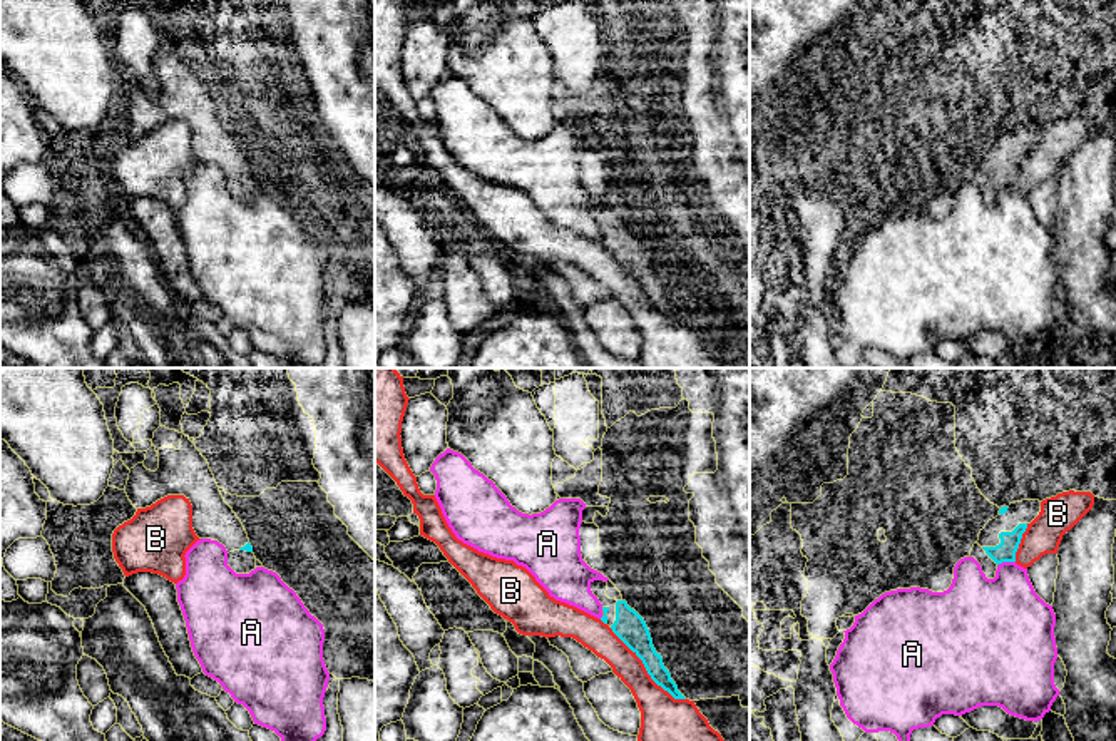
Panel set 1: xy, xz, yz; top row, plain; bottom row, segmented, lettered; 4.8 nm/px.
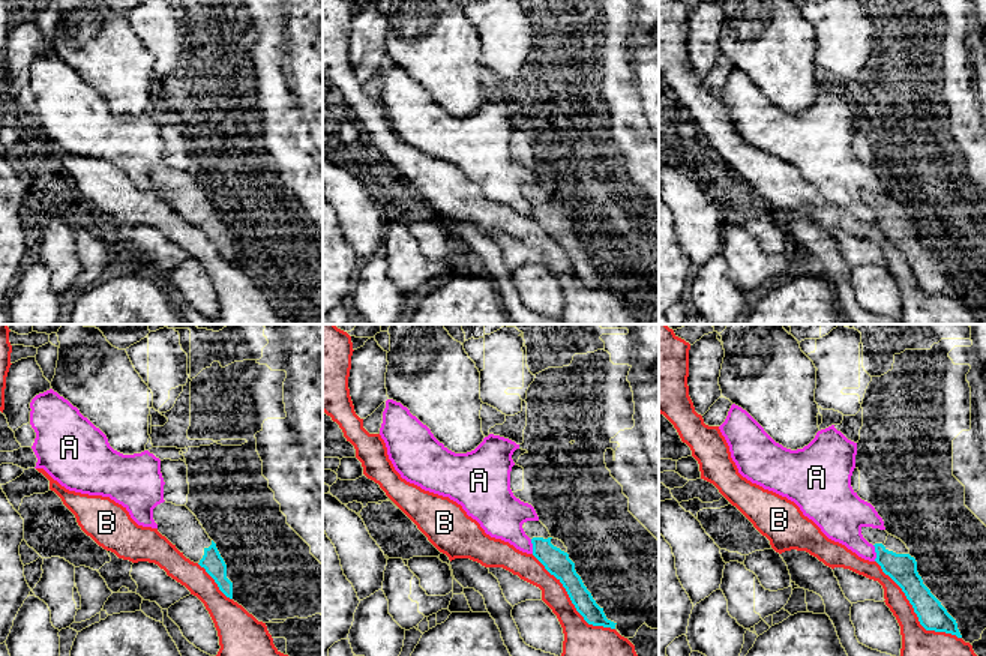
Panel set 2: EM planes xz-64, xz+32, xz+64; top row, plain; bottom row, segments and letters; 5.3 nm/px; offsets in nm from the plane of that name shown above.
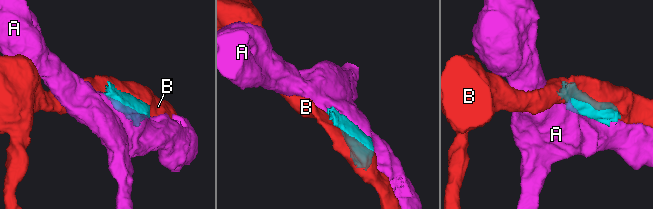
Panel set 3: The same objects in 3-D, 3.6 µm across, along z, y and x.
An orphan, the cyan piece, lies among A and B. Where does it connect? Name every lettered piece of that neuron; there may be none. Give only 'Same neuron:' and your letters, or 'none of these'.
Same neuron: none of these

